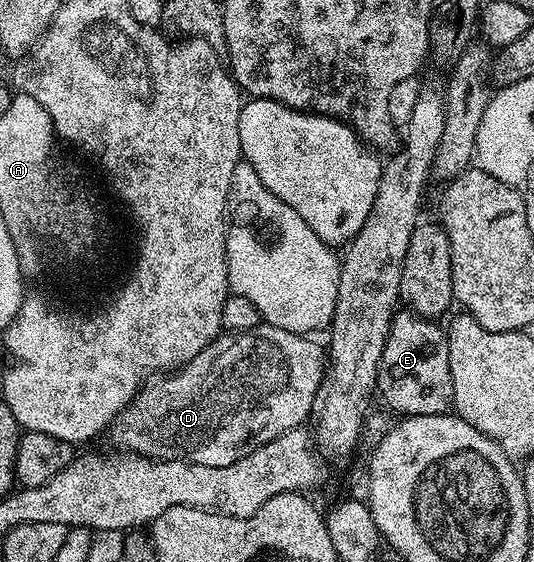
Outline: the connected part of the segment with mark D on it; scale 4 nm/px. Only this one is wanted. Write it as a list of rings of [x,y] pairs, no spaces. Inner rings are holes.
[[[260,323],[257,328],[249,331],[241,331],[240,333],[226,332],[215,338],[213,343],[205,347],[200,354],[195,355],[189,363],[182,366],[178,370],[168,372],[167,374],[152,374],[146,381],[140,385],[139,396],[122,410],[115,417],[109,427],[111,439],[116,444],[116,448],[126,452],[137,453],[143,457],[153,458],[159,461],[185,461],[191,463],[200,463],[207,467],[227,467],[230,463],[237,463],[237,459],[241,459],[245,455],[249,455],[253,451],[257,451],[261,447],[265,447],[265,443],[269,443],[273,439],[277,439],[281,435],[285,435],[285,431],[293,431],[300,428],[311,416],[311,408],[313,407],[313,399],[317,395],[317,391],[323,382],[323,374],[327,372],[327,363],[329,357],[321,346],[315,342],[310,336],[294,333],[293,331],[285,331],[281,327],[273,327],[266,323]]]

